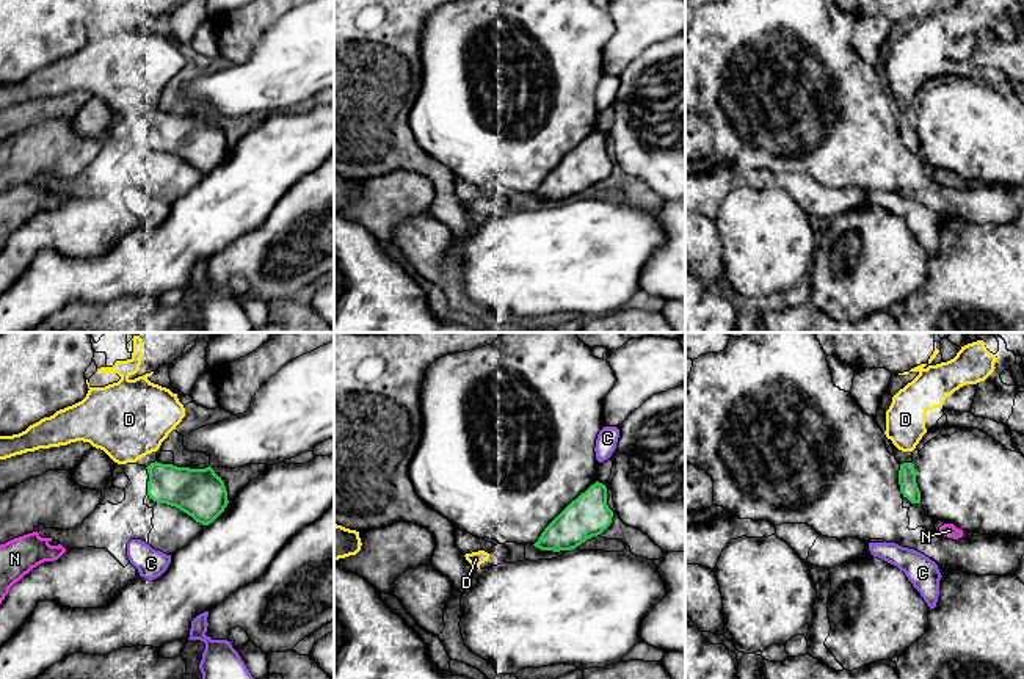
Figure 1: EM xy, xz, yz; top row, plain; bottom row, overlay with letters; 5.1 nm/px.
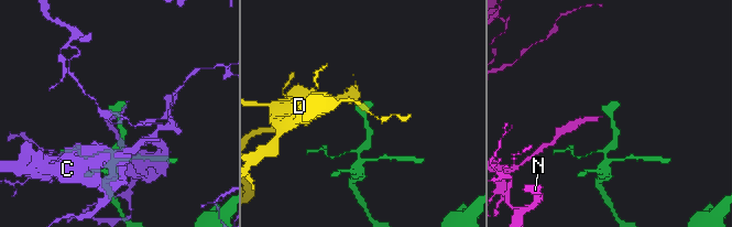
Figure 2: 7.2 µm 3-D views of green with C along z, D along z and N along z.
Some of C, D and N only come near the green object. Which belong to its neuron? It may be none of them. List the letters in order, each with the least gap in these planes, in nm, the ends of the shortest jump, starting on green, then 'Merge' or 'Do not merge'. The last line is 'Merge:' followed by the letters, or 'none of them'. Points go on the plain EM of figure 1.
C: Distance 100 nm. Across: xz (598, 130), (599, 110). Do not merge
D: Distance 50 nm. Across: xy (151, 112), (148, 102). Merge
N: Distance 160 nm. Across: yz (919, 151), (941, 174). Do not merge
Merge: D

